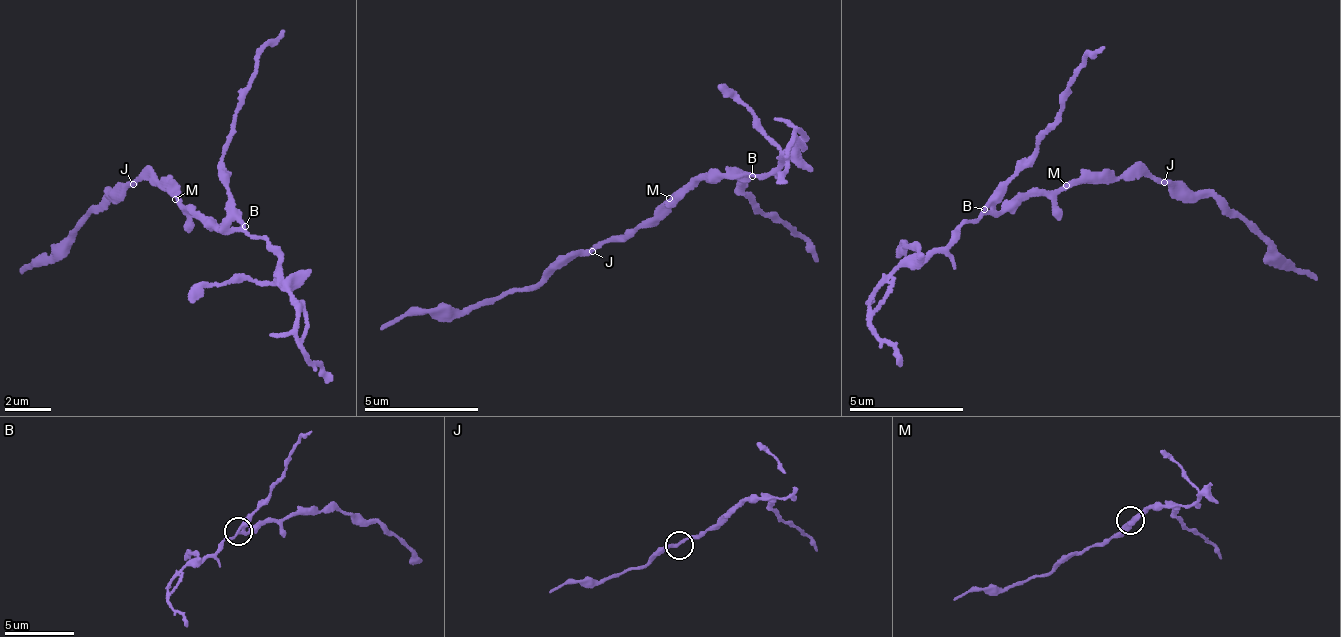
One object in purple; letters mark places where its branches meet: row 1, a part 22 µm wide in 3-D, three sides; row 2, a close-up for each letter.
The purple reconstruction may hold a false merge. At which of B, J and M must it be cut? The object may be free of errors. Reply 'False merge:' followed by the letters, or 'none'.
False merge: B

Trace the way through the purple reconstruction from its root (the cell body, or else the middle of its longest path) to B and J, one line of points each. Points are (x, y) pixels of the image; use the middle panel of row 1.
B: (674, 199), (676, 195), (686, 196), (703, 177), (752, 177)
J: (674, 199), (669, 198), (630, 232), (613, 234), (592, 251)

